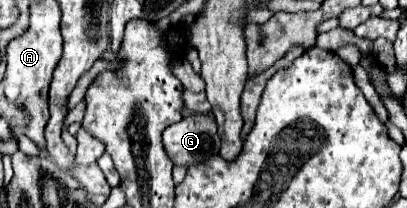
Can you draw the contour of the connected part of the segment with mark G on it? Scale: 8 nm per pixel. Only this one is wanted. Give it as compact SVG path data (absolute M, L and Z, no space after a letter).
M192 114L168 126L162 134L164 150L174 166L194 166L220 152L216 120L210 114Z

